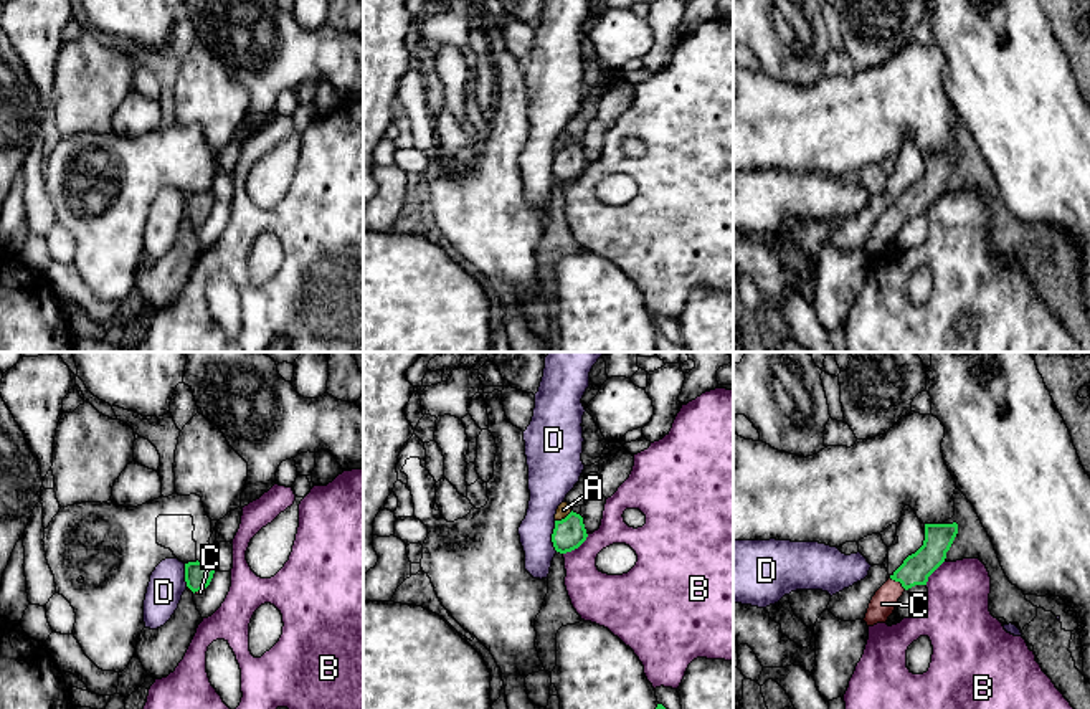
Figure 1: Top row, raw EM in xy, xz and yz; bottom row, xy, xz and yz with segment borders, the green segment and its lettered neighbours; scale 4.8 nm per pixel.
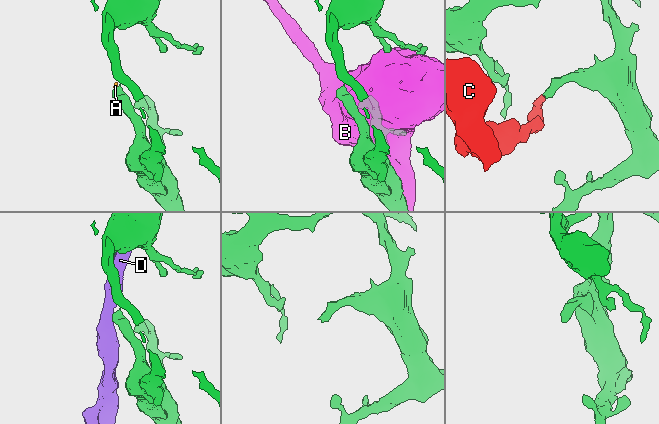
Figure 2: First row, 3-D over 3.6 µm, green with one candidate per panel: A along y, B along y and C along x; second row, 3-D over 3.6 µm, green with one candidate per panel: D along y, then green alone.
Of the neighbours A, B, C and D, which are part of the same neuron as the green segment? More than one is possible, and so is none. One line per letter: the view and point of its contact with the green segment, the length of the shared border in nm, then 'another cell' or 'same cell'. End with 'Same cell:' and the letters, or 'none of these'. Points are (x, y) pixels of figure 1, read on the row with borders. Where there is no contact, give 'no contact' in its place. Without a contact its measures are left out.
A: contact xz (565, 518); length 100 nm; another cell
B: contact xz (577, 547); length 160 nm; another cell
C: contact yz (899, 580); length 100 nm; same cell
D: contact xz (552, 536); length 150 nm; another cell
Same cell: C

